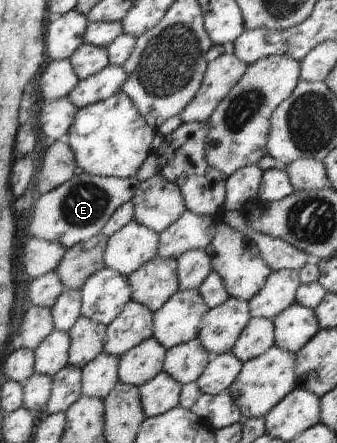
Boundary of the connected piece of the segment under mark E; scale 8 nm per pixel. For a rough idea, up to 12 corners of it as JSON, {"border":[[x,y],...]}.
{"border":[[77,172],[37,199],[29,232],[66,250],[101,234],[139,185]]}

